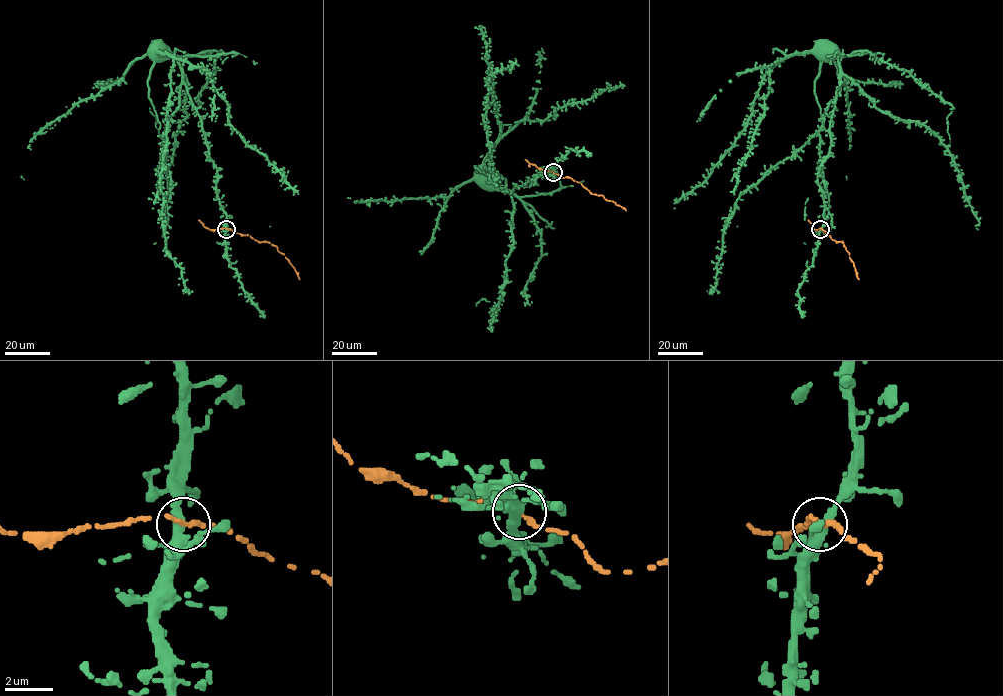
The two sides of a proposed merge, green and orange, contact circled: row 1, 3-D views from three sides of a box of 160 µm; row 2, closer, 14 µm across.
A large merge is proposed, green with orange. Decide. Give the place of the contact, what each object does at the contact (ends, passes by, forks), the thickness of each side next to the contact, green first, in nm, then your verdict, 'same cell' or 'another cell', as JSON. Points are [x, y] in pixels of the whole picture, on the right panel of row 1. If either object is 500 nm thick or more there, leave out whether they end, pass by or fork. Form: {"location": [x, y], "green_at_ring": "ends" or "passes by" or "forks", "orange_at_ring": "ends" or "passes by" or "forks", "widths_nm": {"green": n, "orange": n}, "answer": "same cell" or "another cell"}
{"location": [820, 229], "green_at_ring": "passes by", "orange_at_ring": "ends", "widths_nm": {"green": 360, "orange": 300}, "answer": "same cell"}

